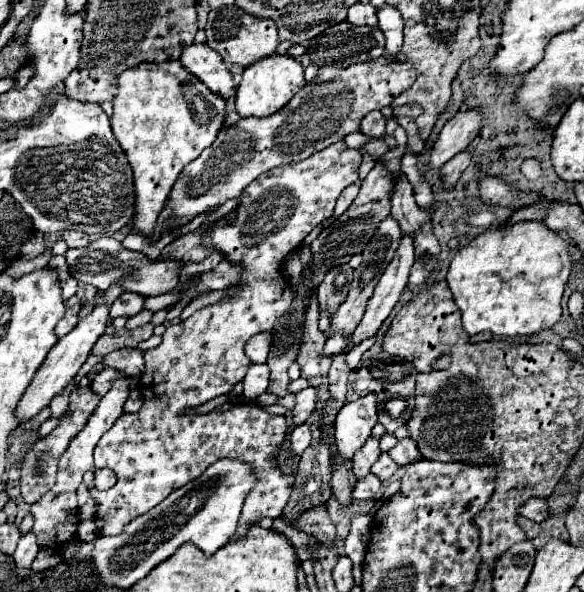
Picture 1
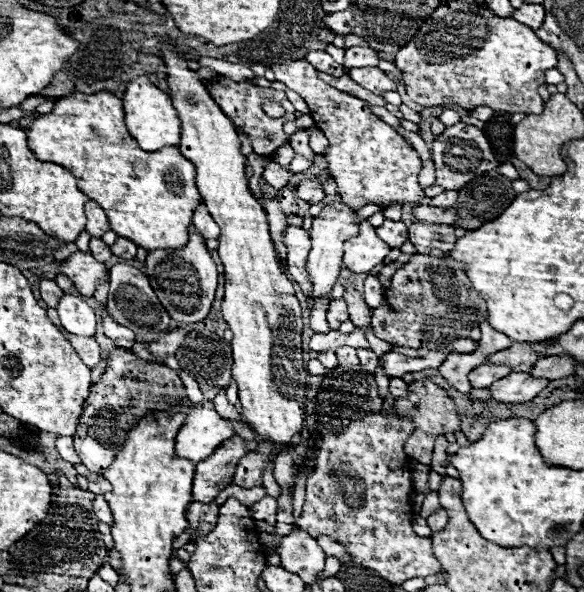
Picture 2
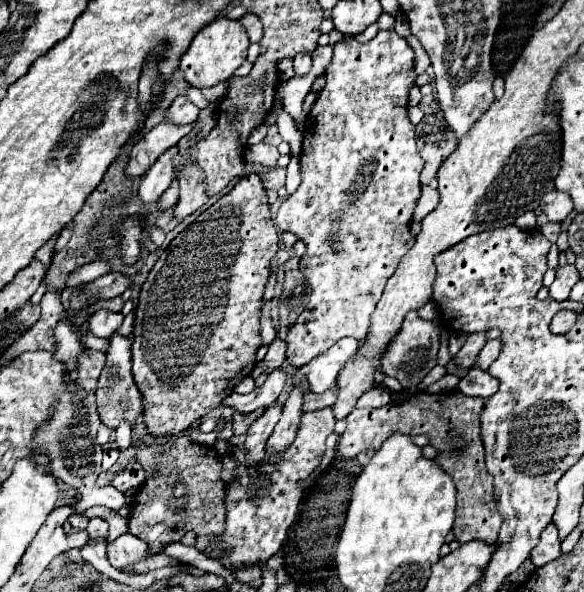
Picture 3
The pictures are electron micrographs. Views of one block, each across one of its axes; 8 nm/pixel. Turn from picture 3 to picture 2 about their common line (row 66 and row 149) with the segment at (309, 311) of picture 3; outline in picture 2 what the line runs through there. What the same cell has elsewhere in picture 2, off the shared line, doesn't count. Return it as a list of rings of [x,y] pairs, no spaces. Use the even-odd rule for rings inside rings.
[[[294,60],[286,64],[274,64],[272,72],[278,82],[284,82],[290,90],[300,94],[316,120],[318,128],[328,138],[328,170],[336,182],[336,192],[346,206],[362,208],[366,204],[390,206],[394,202],[410,204],[424,198],[424,190],[418,186],[418,174],[422,162],[418,152],[388,124],[384,124],[366,102],[352,98],[326,82],[316,74],[316,68],[306,60]]]

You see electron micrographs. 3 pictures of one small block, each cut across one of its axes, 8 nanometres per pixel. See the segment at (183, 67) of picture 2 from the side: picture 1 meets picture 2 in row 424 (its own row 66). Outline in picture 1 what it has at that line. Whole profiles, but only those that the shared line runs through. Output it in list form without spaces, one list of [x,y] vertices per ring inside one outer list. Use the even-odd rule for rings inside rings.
[[[272,54],[268,58],[262,58],[256,64],[248,66],[242,74],[242,80],[240,80],[240,86],[236,92],[236,102],[234,102],[236,112],[240,114],[240,118],[270,116],[274,112],[278,112],[280,108],[284,108],[290,102],[290,98],[304,88],[304,84],[306,84],[304,68],[296,58],[292,58],[288,54],[284,54],[284,56]]]

